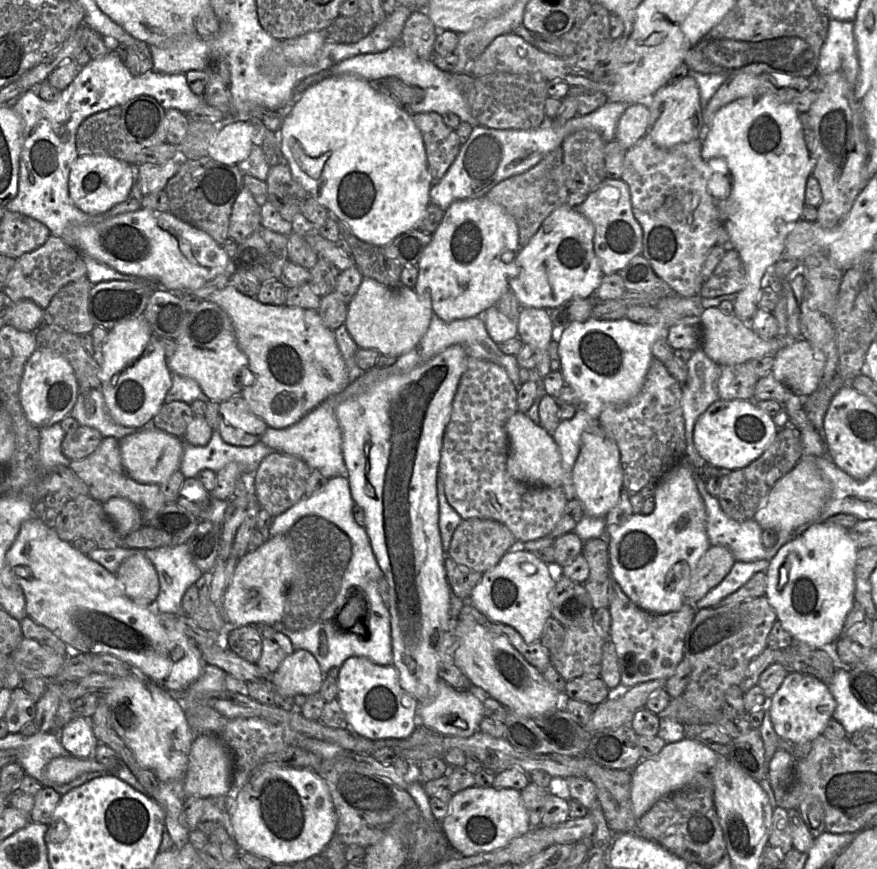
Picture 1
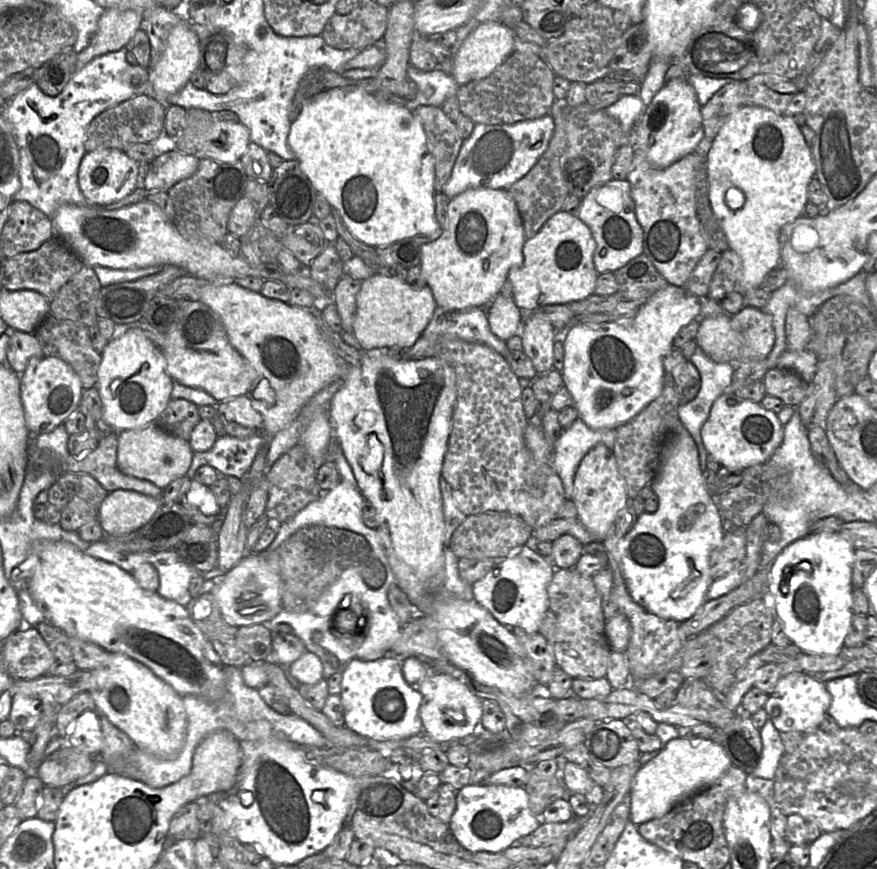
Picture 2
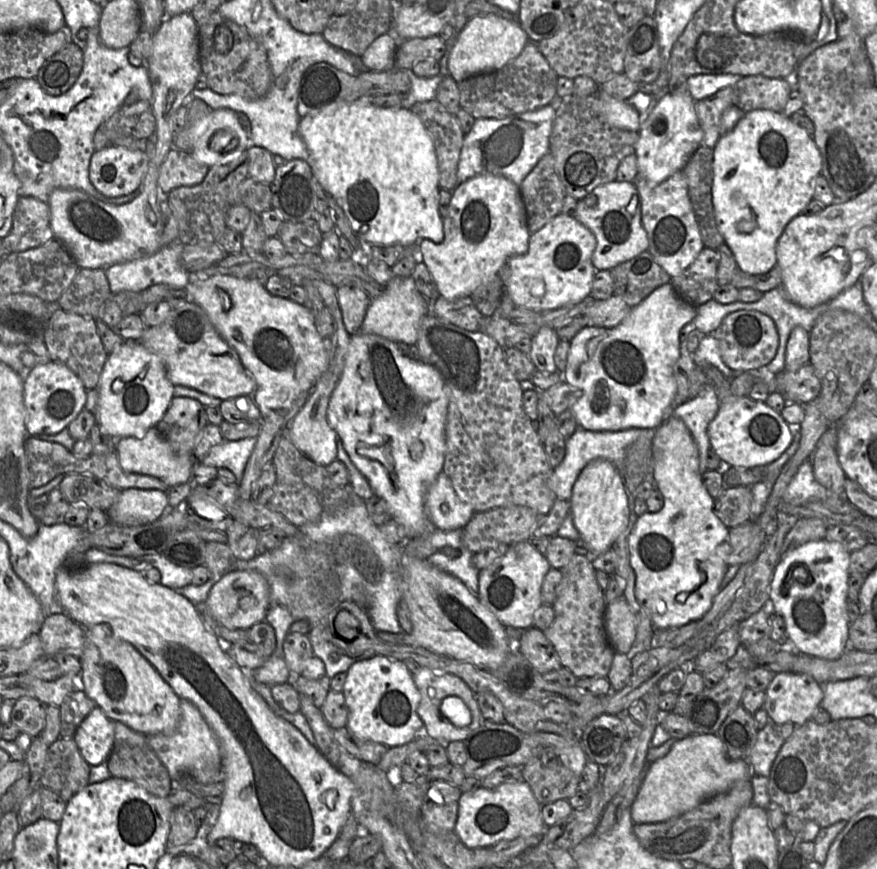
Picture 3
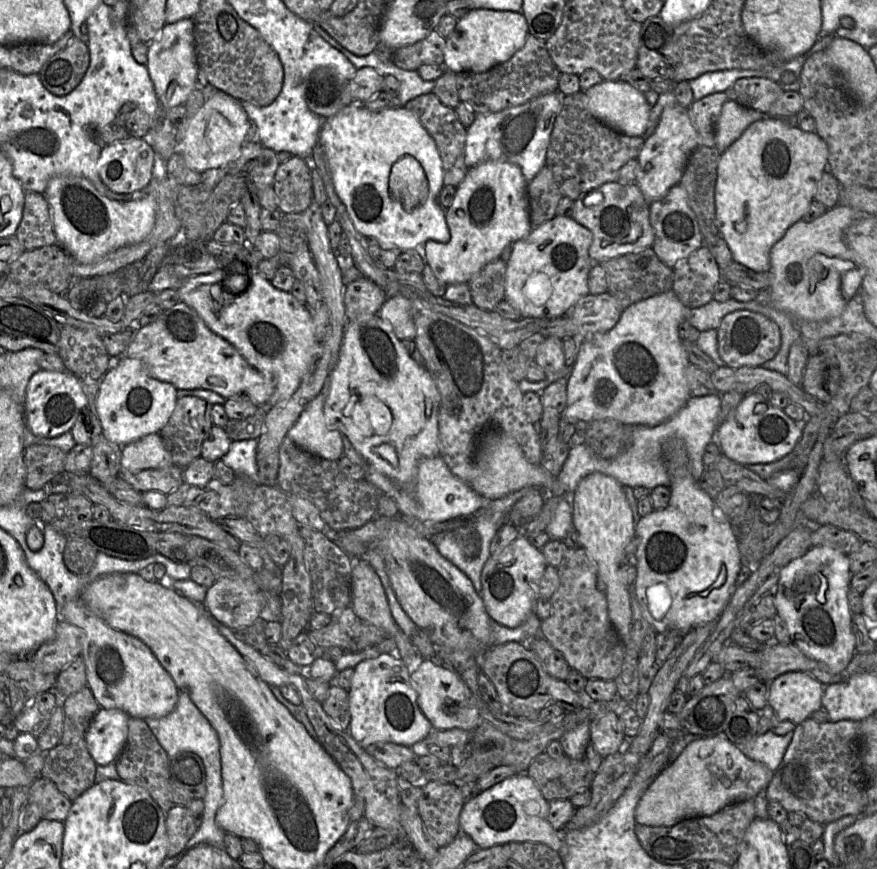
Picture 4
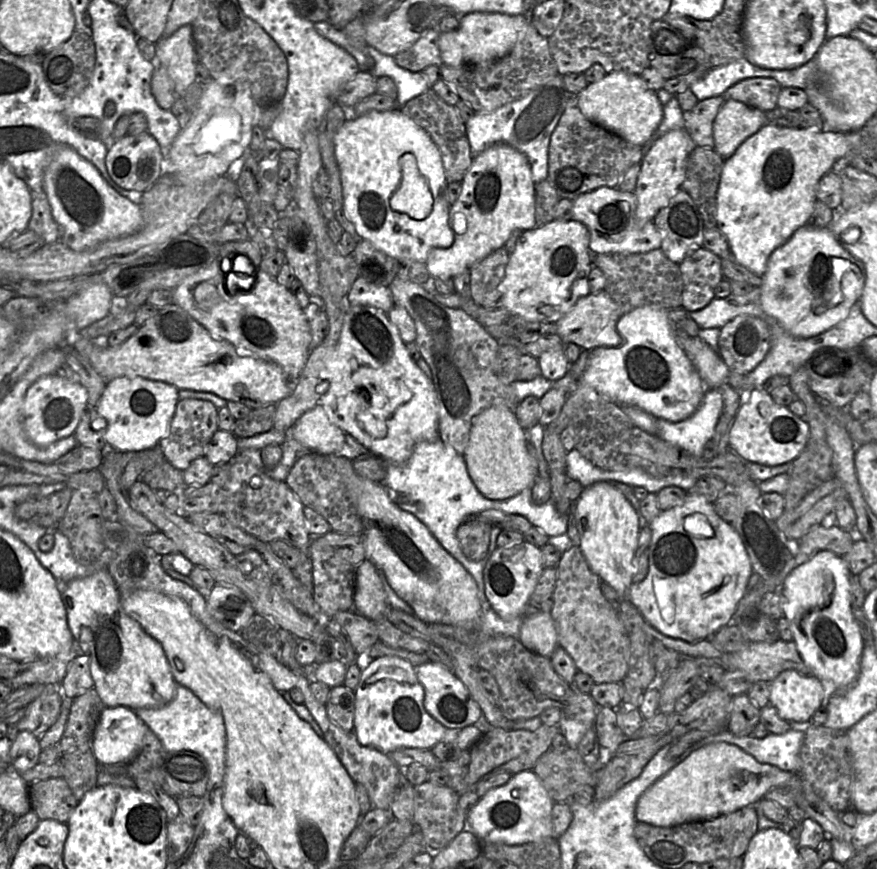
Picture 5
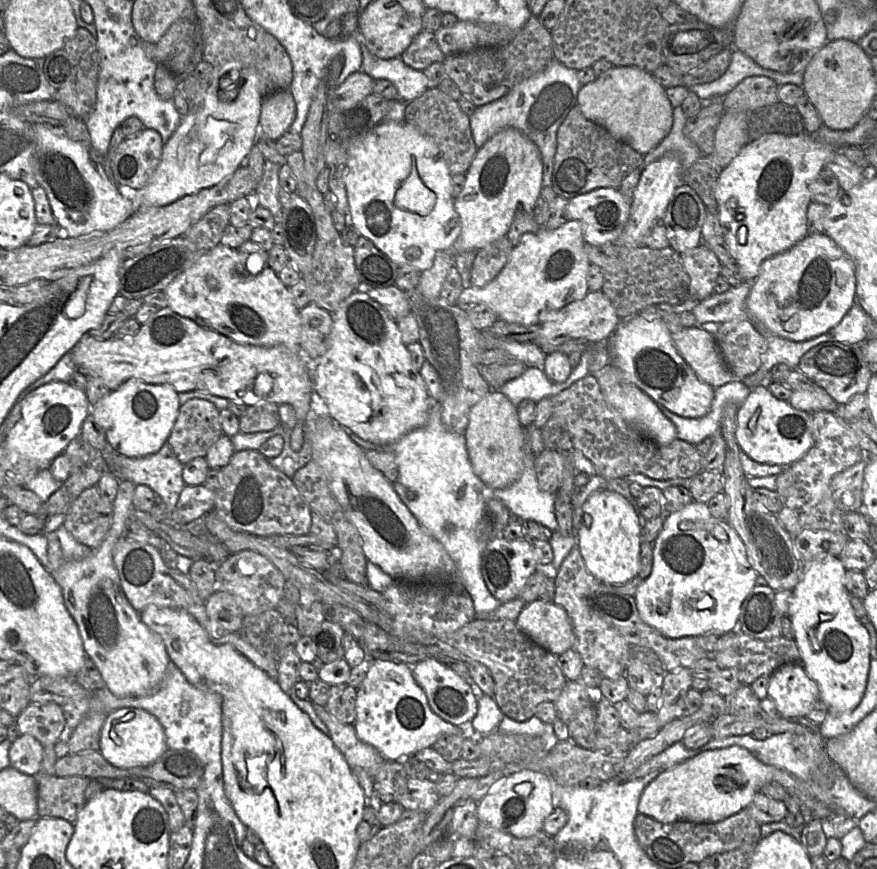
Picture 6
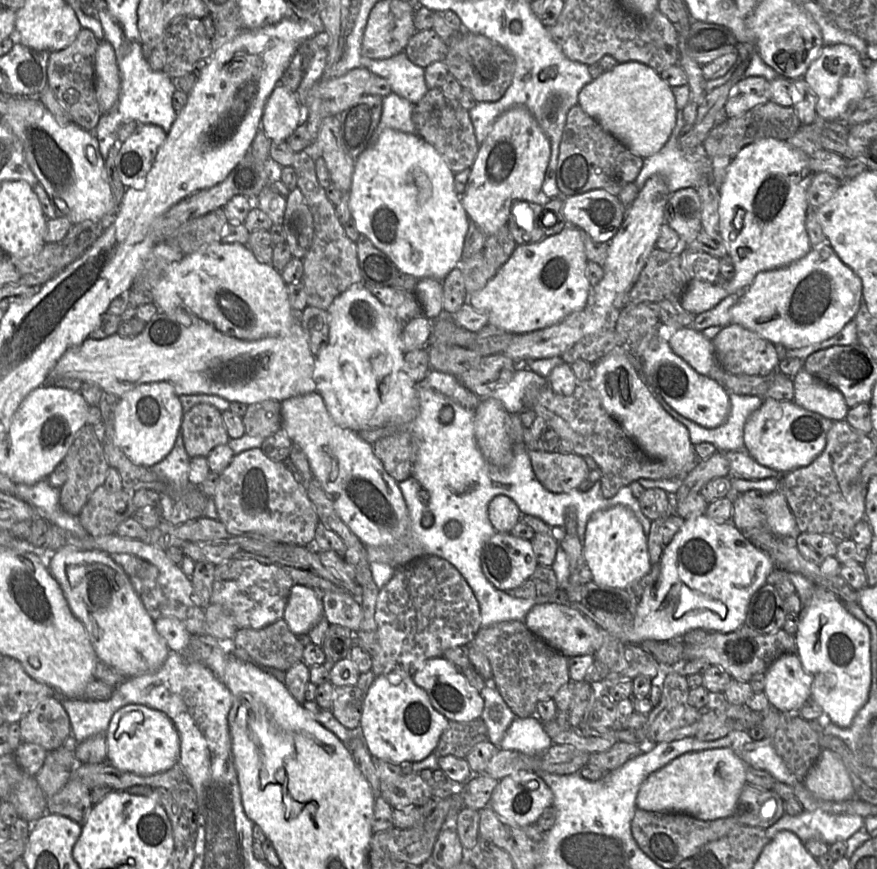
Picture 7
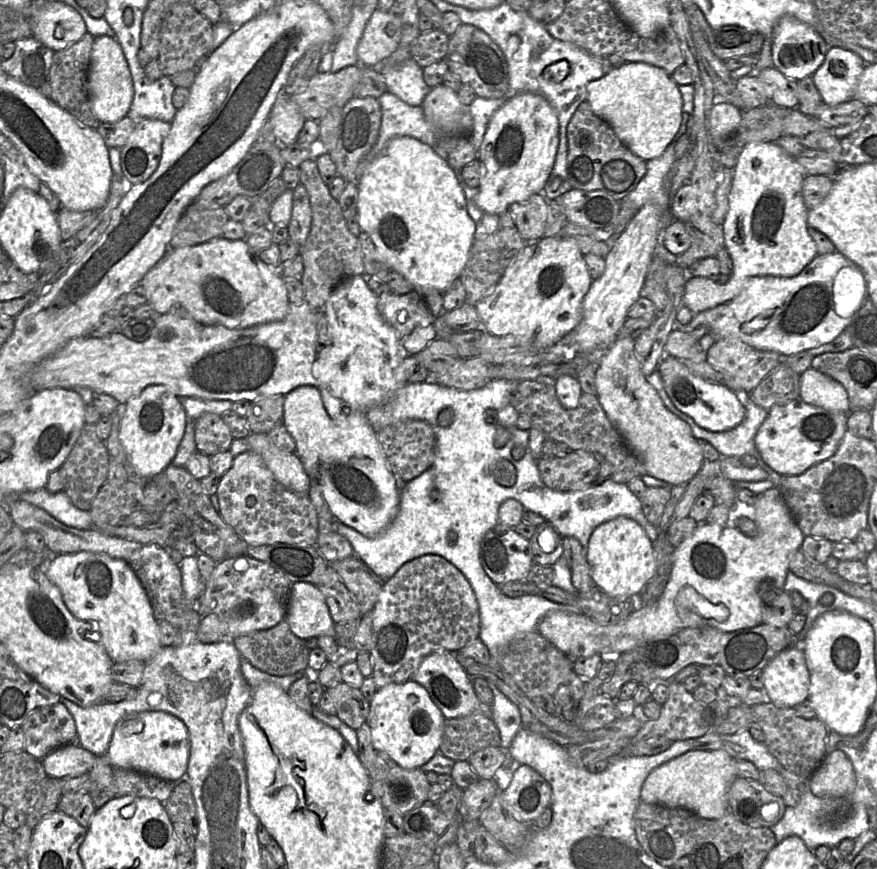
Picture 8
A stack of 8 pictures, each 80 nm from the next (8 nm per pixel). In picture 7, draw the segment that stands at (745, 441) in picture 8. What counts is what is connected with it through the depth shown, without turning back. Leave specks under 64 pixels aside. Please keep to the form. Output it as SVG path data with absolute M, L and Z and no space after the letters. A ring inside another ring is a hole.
M654 392L654 397L673 418L687 427L690 441L694 446L702 442L709 442L716 447L717 451L721 452L746 452L745 424L763 403L763 398L760 396L730 393L730 412L726 421L719 427L705 428L675 411L660 394Z

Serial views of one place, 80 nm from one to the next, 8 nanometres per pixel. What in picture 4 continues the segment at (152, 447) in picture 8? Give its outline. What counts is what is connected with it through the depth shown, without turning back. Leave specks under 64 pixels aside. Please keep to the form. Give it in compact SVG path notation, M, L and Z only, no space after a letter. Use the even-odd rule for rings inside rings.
M112 357L112 358L118 358L118 359L115 360L114 365L105 373L105 375L101 379L101 381L99 383L99 391L98 391L96 405L95 405L96 413L97 413L97 416L100 420L100 423L102 426L103 435L109 441L116 443L119 446L124 446L126 444L129 444L135 440L142 438L148 434L160 433L161 429L166 425L171 414L173 413L173 411L175 409L176 402L178 399L177 394L176 394L177 389L170 383L162 382L160 380L157 380L157 379L151 377L149 375L149 373L147 372L145 366L143 365L143 363L138 359L127 358L127 357Z

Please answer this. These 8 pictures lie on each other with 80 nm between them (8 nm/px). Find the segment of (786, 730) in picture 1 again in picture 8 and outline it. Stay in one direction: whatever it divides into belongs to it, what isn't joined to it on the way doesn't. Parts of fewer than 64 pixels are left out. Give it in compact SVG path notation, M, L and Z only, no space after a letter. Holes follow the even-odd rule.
M801 646L777 654L763 673L764 689L776 706L796 708L809 699L810 674Z

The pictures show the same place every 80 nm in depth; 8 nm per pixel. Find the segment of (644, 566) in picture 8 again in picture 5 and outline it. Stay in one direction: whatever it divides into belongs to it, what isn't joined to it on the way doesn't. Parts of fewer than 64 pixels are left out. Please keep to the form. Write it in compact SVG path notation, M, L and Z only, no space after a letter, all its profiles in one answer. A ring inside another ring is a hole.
M598 481L584 488L575 502L575 519L580 549L590 569L608 583L620 599L629 598L640 533L638 517L630 502L612 483Z

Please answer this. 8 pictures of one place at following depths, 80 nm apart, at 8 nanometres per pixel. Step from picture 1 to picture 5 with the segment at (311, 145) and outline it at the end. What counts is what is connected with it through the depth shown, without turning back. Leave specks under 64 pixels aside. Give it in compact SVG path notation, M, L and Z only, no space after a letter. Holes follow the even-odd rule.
M401 110L369 112L356 119L346 121L334 136L335 158L340 171L341 184L345 208L350 221L354 224L357 233L364 239L369 240L376 248L397 260L415 260L425 262L432 248L449 248L453 245L455 234L449 222L451 205L444 197L447 187L441 153L428 133L423 130L410 117Z

